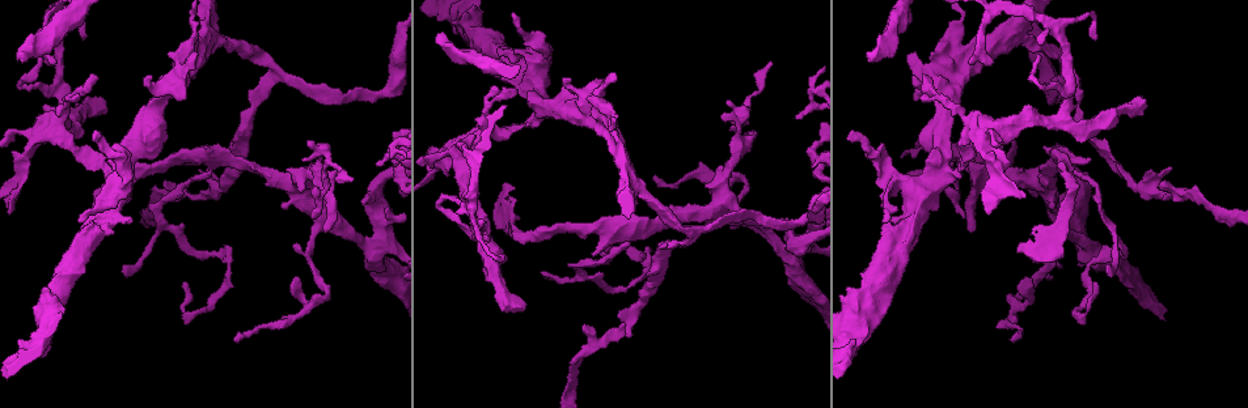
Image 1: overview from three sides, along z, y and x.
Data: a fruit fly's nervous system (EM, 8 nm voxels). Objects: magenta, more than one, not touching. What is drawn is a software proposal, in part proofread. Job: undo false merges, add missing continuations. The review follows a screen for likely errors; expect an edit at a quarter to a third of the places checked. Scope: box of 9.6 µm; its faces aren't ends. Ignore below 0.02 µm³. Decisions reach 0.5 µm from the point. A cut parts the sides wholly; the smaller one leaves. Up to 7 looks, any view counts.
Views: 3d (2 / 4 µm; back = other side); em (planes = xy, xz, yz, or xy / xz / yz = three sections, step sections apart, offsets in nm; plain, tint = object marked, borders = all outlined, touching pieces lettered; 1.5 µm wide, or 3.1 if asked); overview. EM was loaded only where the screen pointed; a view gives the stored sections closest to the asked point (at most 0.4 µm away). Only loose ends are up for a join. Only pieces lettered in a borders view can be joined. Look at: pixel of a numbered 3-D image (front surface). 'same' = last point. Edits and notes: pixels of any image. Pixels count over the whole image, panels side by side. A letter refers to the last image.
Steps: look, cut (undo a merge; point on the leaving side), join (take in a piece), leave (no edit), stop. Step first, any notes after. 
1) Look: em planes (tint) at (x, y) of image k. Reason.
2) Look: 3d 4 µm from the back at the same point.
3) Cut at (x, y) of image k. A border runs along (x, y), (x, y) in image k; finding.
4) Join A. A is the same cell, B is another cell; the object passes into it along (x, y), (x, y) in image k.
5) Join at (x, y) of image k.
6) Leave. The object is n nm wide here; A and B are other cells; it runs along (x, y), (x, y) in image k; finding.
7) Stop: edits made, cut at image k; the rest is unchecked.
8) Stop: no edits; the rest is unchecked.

Look: em yz step 8 (plain) at (510, 195) of image 1. Free end.

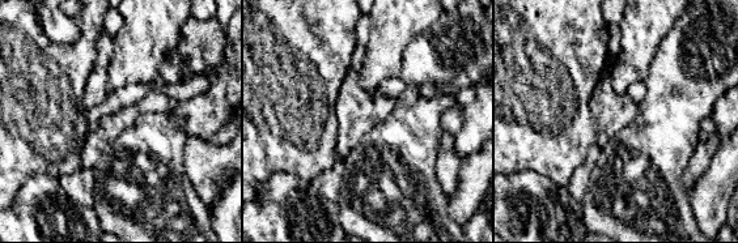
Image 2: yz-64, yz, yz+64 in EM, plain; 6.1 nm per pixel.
Look: em yz step 8 (borders) at the same point. What lies round it.

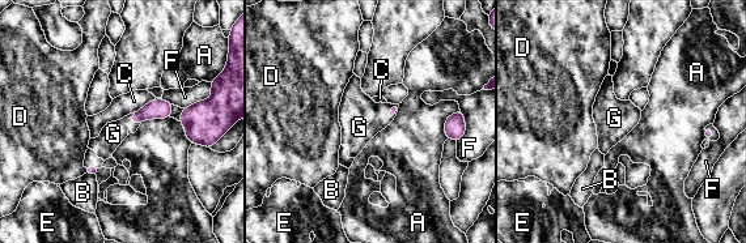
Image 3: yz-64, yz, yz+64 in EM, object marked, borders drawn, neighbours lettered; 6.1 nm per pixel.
Join G. G is the same cell, A, B, C, D, E and F are other cells; the object passes into it along (161, 109), (170, 111), (176, 111) in image 3; the neuron continues.

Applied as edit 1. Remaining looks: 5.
Look: overview.

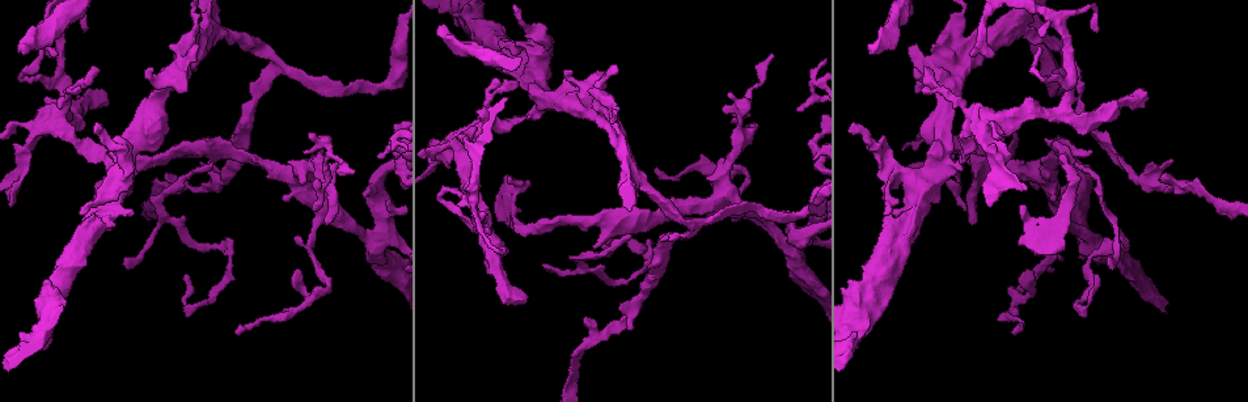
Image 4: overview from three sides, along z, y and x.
Look: em xz step 8 (borders) at (106, 164) of image 4. Thin neck.

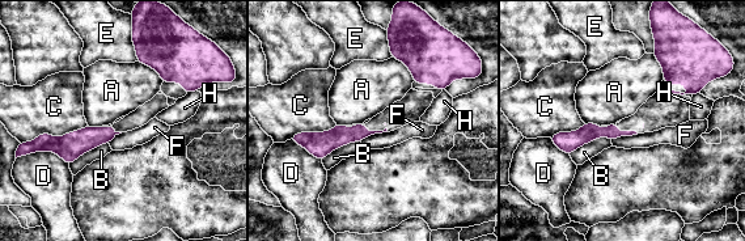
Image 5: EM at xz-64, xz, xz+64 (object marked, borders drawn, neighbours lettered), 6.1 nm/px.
Leave. The object is 90 nm wide here; A, B, C, D, E, F and H are other cells; it runs along (618, 134), (555, 139) in image 5; all the same neuron.

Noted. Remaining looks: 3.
Look: 3d 4 µm at (723, 158) of image 4. Thick end.

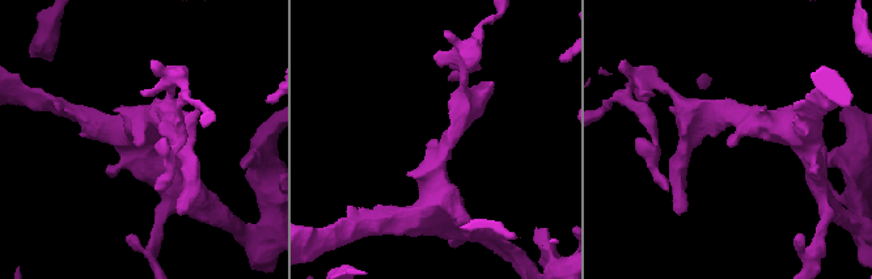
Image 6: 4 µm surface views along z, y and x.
Look: em xy step 4 (tint) at (141, 144) of image 6.

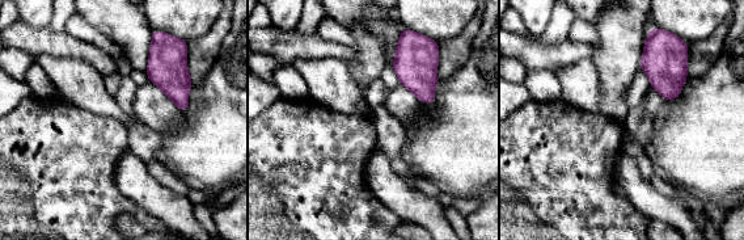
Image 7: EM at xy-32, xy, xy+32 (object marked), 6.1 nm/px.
Look: em planes (borders) at the same point.

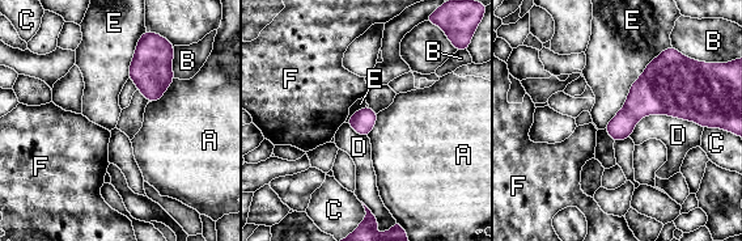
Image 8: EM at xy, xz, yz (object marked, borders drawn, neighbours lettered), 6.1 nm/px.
Leave. A, B, C, D, E and F are other cells; a border runs along (174, 79), (166, 91), (151, 102) in image 8; no lettered piece goes on from it.

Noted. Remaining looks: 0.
Stop: edits made, join at image 3; the rest is unchecked.

